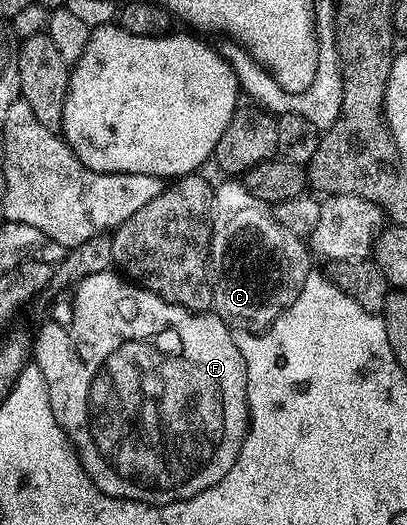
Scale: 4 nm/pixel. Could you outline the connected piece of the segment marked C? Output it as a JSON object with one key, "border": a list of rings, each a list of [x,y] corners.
{"border":[[[223,181],[214,188],[215,201],[211,204],[211,258],[209,278],[211,301],[216,316],[228,328],[239,333],[262,333],[301,293],[309,273],[313,270],[312,252],[302,238],[285,229],[274,217],[272,208],[261,202],[239,181]]]}

